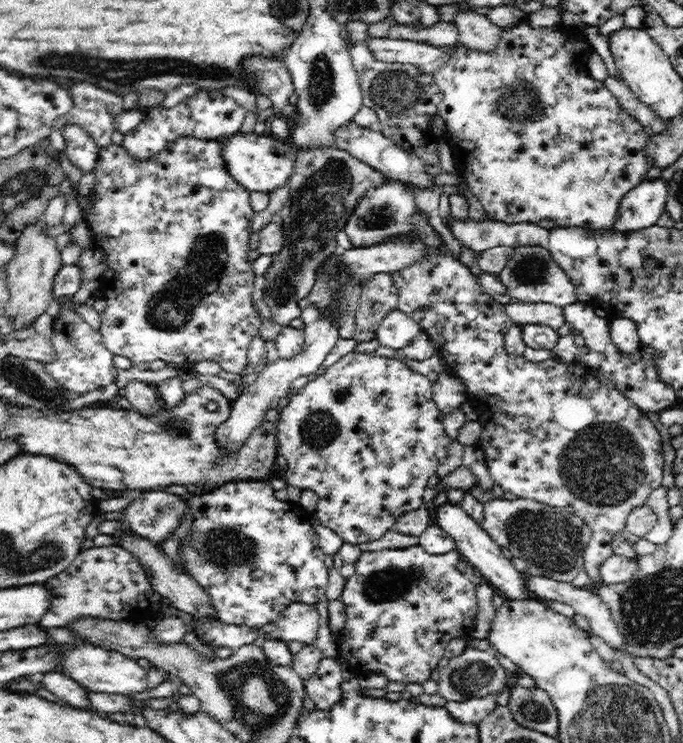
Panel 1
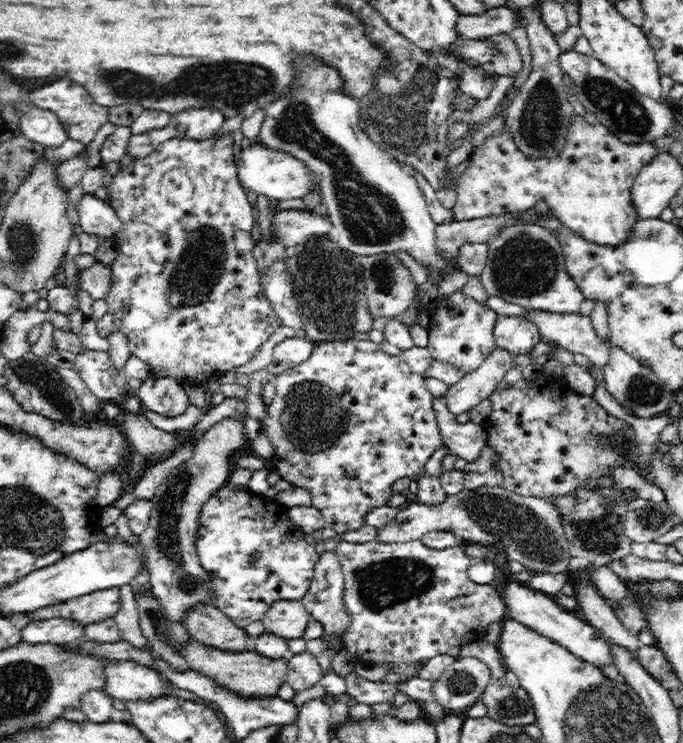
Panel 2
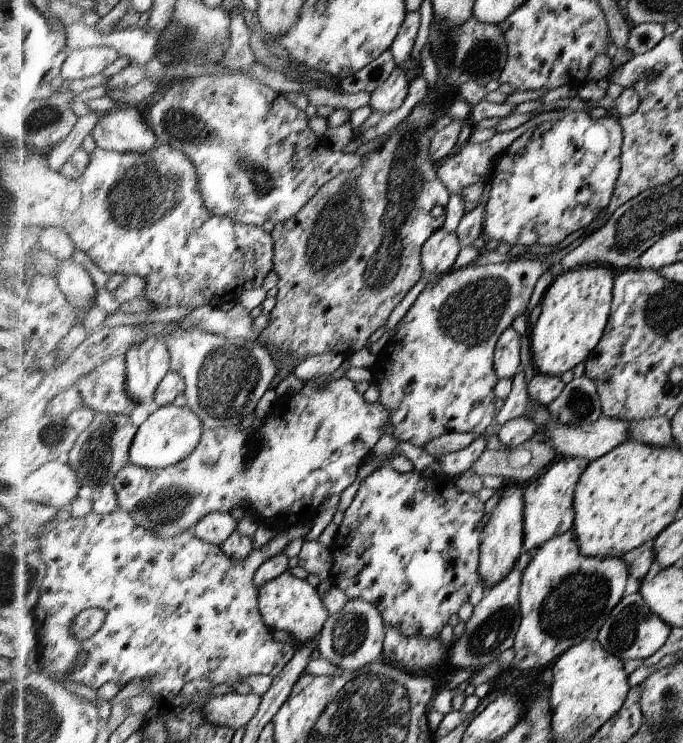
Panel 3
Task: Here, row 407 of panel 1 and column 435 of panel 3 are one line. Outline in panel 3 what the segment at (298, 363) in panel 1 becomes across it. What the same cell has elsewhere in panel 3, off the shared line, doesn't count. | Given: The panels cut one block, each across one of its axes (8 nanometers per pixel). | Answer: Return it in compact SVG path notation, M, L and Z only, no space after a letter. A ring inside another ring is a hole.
M440 229L427 240L422 250L422 264L424 274L434 274L437 278L448 273L460 250L460 240L456 230L448 232Z

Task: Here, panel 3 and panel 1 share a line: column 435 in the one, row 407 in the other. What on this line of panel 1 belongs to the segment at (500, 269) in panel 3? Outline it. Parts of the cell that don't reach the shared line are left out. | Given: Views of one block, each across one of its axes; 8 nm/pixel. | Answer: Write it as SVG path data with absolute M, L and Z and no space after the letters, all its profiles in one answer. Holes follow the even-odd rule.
M350 352L330 366L322 376L308 382L306 386L294 391L292 397L282 404L280 419L275 423L279 444L279 456L287 460L288 469L283 480L290 486L296 486L300 490L311 490L318 494L318 504L313 514L319 522L342 537L343 542L360 545L364 542L378 540L388 533L396 523L396 518L404 513L424 508L424 490L434 482L434 476L438 466L447 458L451 439L443 427L445 414L440 411L433 399L433 384L427 376L418 374L406 367L401 360L396 358L384 358L374 356L373 353Z

